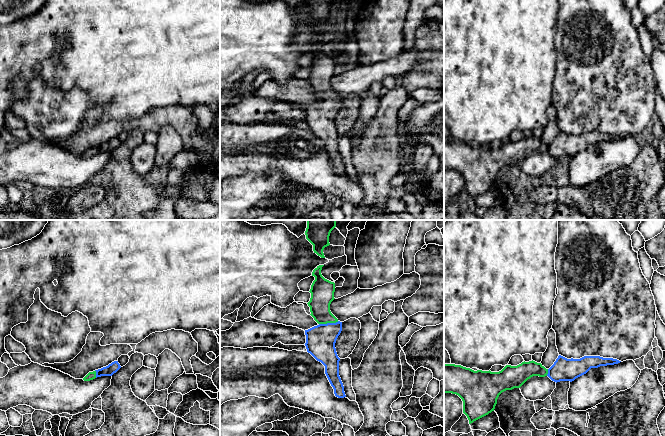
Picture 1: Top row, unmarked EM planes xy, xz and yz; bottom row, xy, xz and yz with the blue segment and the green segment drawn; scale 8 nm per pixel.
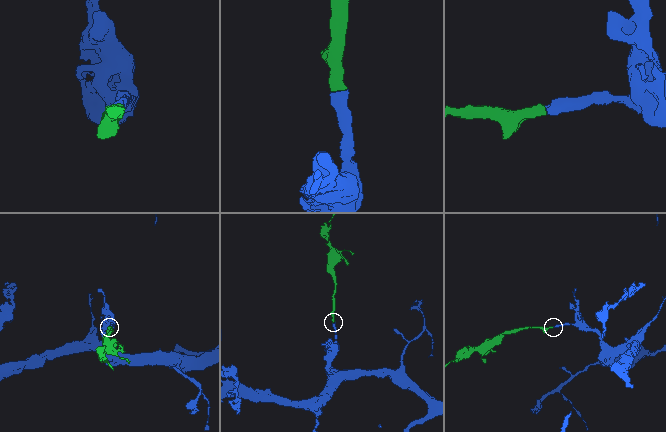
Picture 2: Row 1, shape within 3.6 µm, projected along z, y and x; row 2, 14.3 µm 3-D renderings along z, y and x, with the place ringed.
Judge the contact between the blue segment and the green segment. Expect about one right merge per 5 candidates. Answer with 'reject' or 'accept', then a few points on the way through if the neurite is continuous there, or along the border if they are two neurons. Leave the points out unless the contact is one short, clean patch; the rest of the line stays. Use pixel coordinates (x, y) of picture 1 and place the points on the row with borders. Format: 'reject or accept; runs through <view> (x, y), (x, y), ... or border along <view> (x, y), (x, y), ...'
accept; runs through xz (320, 340), (328, 330), (328, 323), (322, 315), (322, 293)

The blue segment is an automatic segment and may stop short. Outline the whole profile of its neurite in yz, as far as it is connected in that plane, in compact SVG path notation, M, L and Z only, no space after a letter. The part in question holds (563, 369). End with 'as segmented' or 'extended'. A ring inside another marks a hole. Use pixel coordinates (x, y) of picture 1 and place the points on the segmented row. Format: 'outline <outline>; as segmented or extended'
outline M558 356L554 364L546 369L535 361L522 362L517 366L506 365L499 372L491 372L444 364L444 393L458 395L463 401L463 413L469 424L494 411L499 395L520 388L533 376L548 376L554 382L574 381L591 368L614 365L621 361L600 356L584 356L567 359Z; extended

